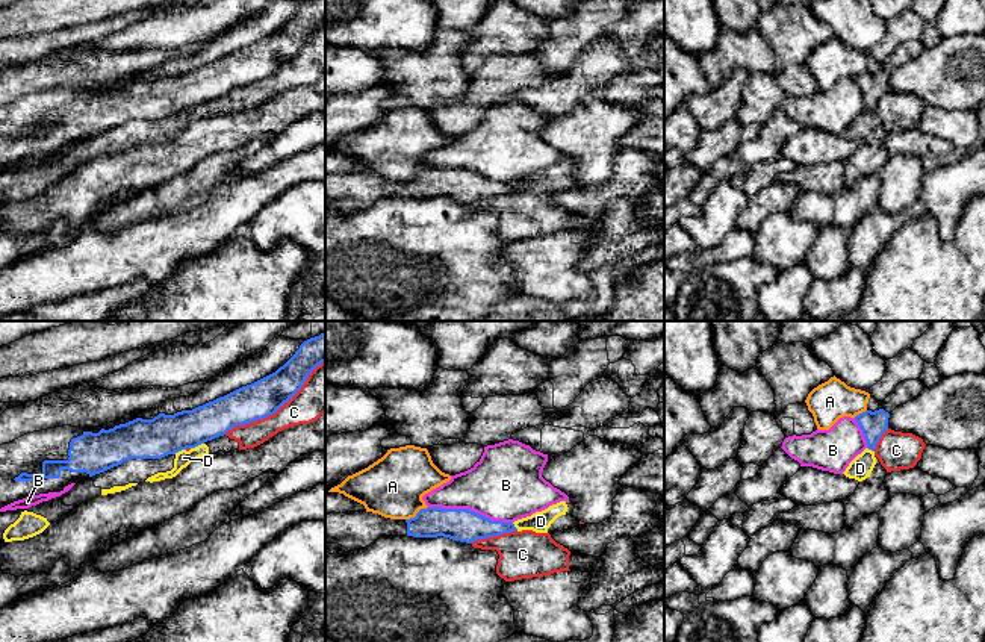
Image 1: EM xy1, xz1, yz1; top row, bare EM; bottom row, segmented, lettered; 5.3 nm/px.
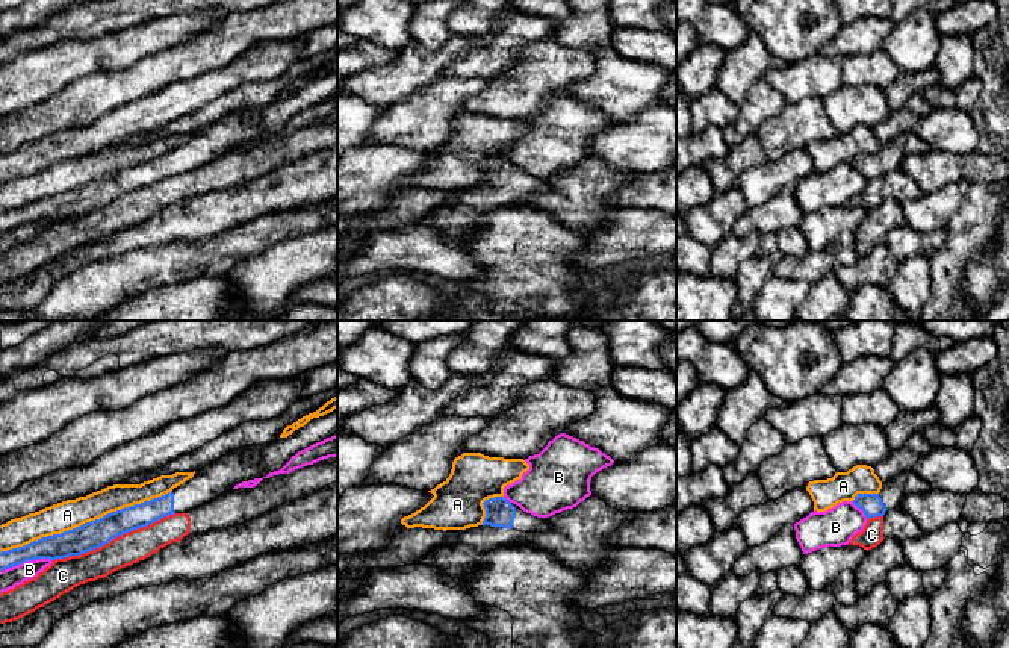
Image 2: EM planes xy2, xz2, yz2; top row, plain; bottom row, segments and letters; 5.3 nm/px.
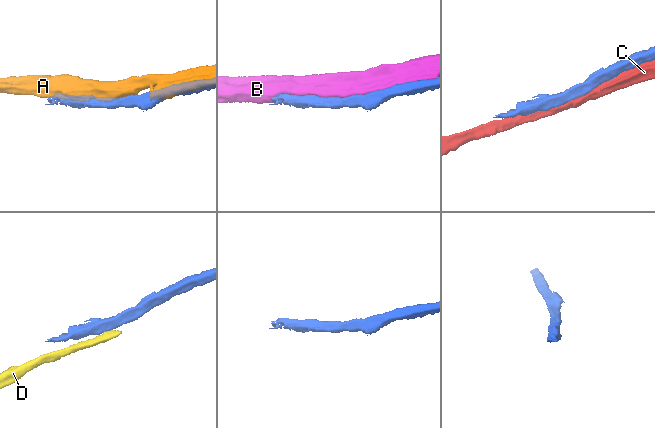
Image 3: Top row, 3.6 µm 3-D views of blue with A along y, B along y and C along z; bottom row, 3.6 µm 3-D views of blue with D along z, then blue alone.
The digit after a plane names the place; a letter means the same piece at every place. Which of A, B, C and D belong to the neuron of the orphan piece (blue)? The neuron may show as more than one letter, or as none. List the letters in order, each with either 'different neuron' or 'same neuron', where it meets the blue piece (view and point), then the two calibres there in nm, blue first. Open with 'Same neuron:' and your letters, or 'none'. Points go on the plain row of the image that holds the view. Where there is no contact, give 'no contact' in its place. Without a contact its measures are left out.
Same neuron: none
A: different neuron | xy2 (86, 183) | 150/160 nm
B: different neuron | xz1 (471, 171) | 180/380 nm
C: different neuron | xy2 (114, 199) | 150/160 nm
D: different neuron | xy1 (197, 106) | 220/90 nm

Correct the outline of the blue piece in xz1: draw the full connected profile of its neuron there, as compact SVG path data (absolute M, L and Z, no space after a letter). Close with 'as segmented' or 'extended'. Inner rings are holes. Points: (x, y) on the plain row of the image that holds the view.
M427 168L410 180L390 180L372 173L325 176L325 204L339 204L348 212L366 209L383 197L443 197L472 204L510 192L517 192L513 183L492 182L468 170Z; extended

